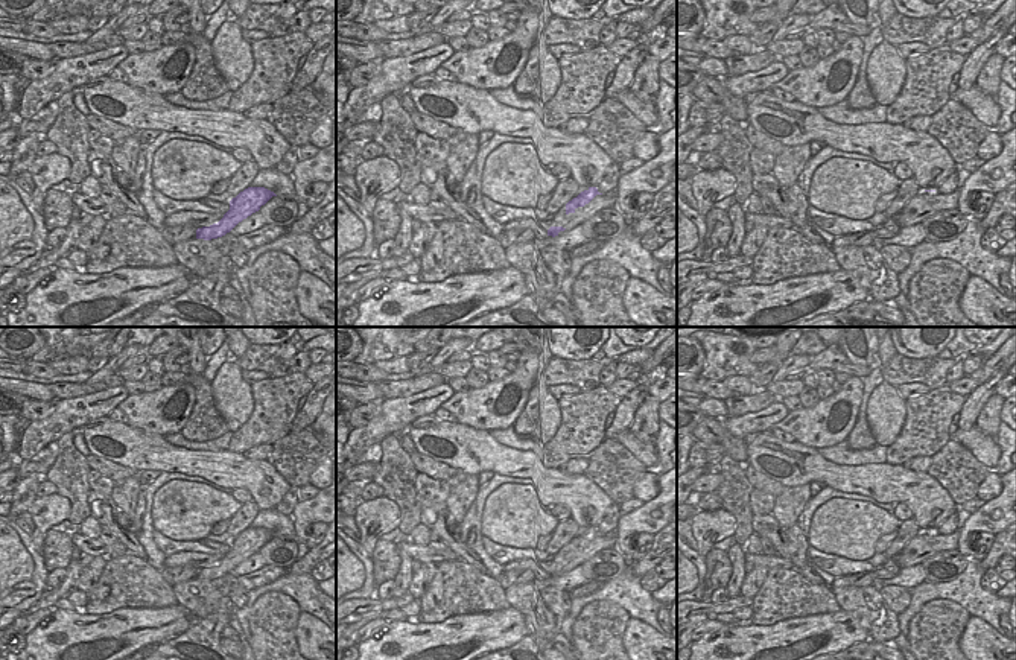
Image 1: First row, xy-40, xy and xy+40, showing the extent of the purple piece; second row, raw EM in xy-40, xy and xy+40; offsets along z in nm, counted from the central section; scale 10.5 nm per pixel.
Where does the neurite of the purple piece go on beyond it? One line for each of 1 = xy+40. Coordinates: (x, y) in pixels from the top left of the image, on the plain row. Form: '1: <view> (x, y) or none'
1: none

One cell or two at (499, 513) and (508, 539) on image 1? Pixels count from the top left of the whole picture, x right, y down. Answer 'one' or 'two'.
one

